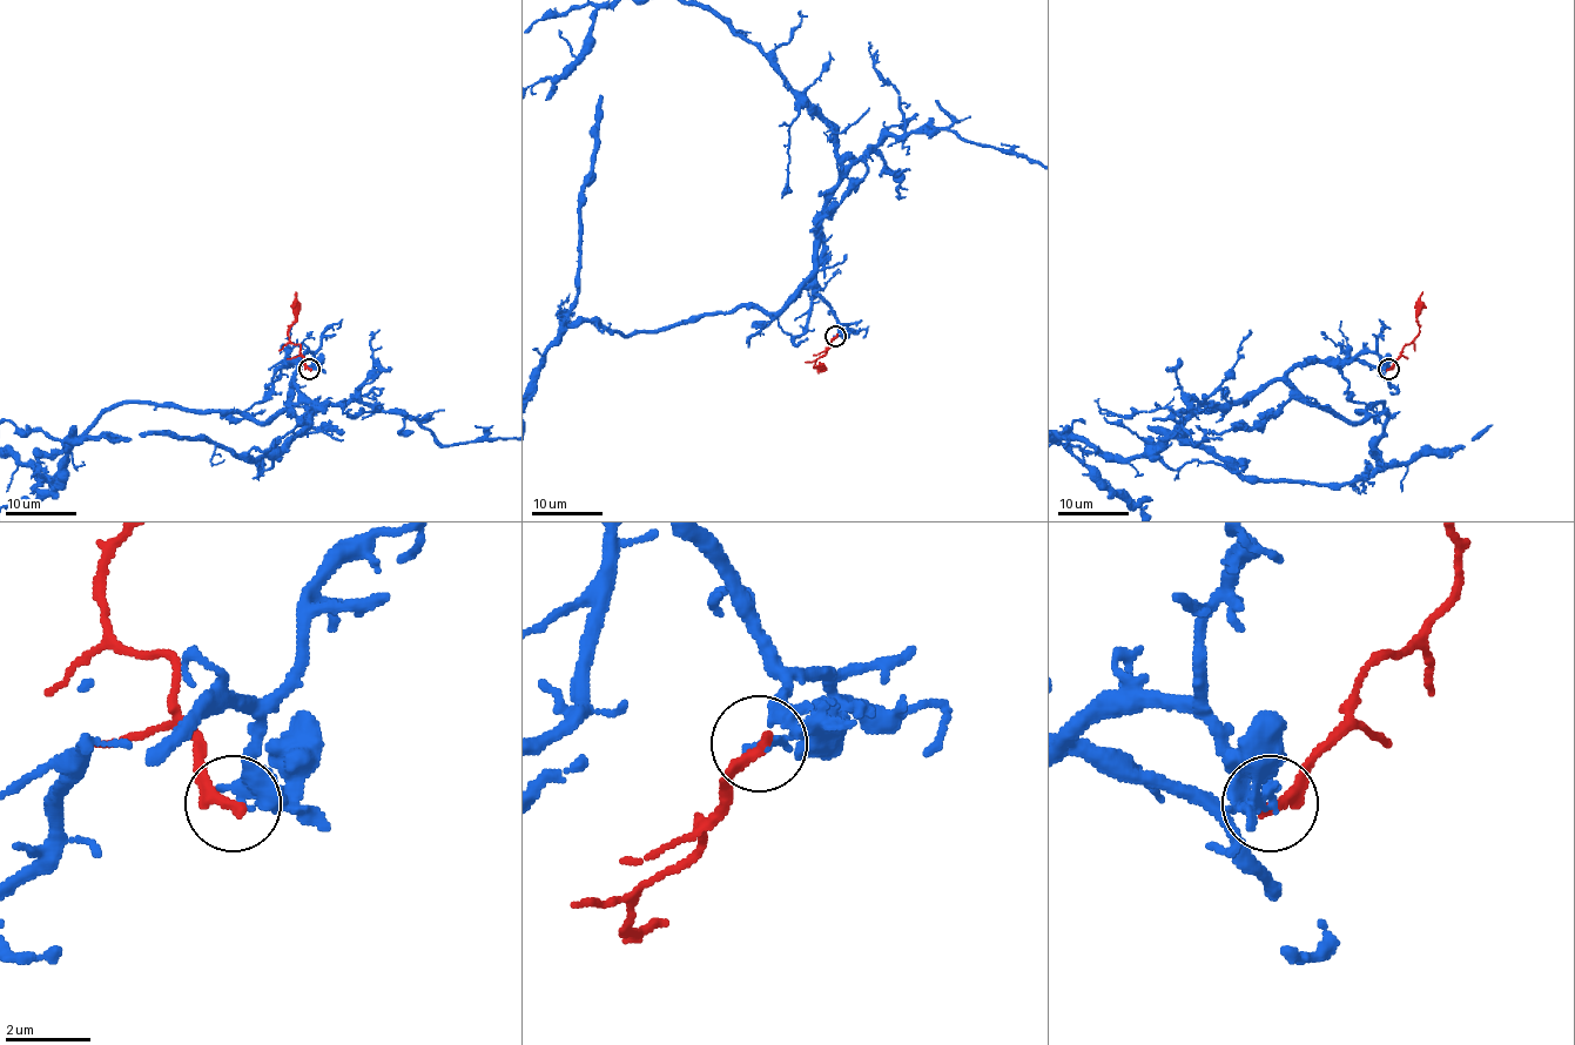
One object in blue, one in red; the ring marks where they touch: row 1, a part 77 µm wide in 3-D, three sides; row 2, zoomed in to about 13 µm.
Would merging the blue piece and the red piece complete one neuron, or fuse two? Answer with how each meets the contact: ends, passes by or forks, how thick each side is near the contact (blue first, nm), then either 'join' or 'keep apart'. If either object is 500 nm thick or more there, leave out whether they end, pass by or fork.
blue ends; red ends; calibres 280 and 300 nm; keep apart

